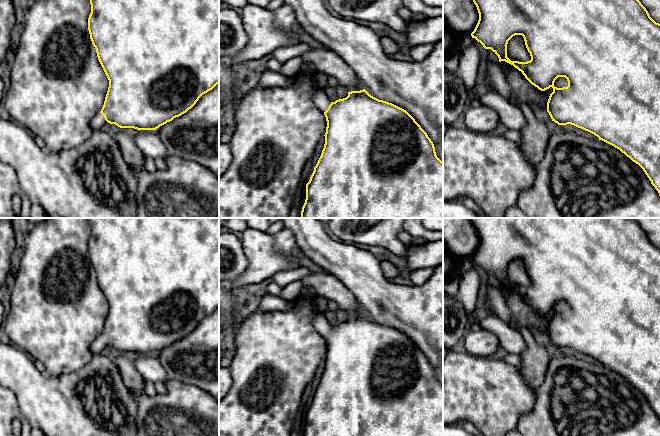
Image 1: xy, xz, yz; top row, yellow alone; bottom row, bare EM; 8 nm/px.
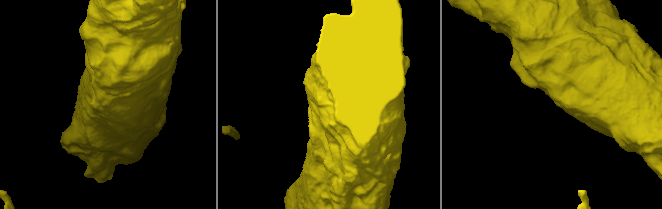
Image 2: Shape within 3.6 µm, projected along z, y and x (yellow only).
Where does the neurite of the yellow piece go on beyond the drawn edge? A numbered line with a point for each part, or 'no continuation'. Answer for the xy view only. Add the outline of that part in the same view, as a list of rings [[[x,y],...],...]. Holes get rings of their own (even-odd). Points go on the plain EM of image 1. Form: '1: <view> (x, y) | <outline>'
1: xy (98, 345) | [[[98,336],[90,346],[90,350],[93,355],[102,354],[102,351],[107,347],[104,340]]]

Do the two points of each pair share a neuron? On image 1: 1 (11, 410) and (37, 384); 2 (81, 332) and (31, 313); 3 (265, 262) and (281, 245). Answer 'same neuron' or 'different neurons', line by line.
1: different neurons
2: same neuron
3: different neurons

